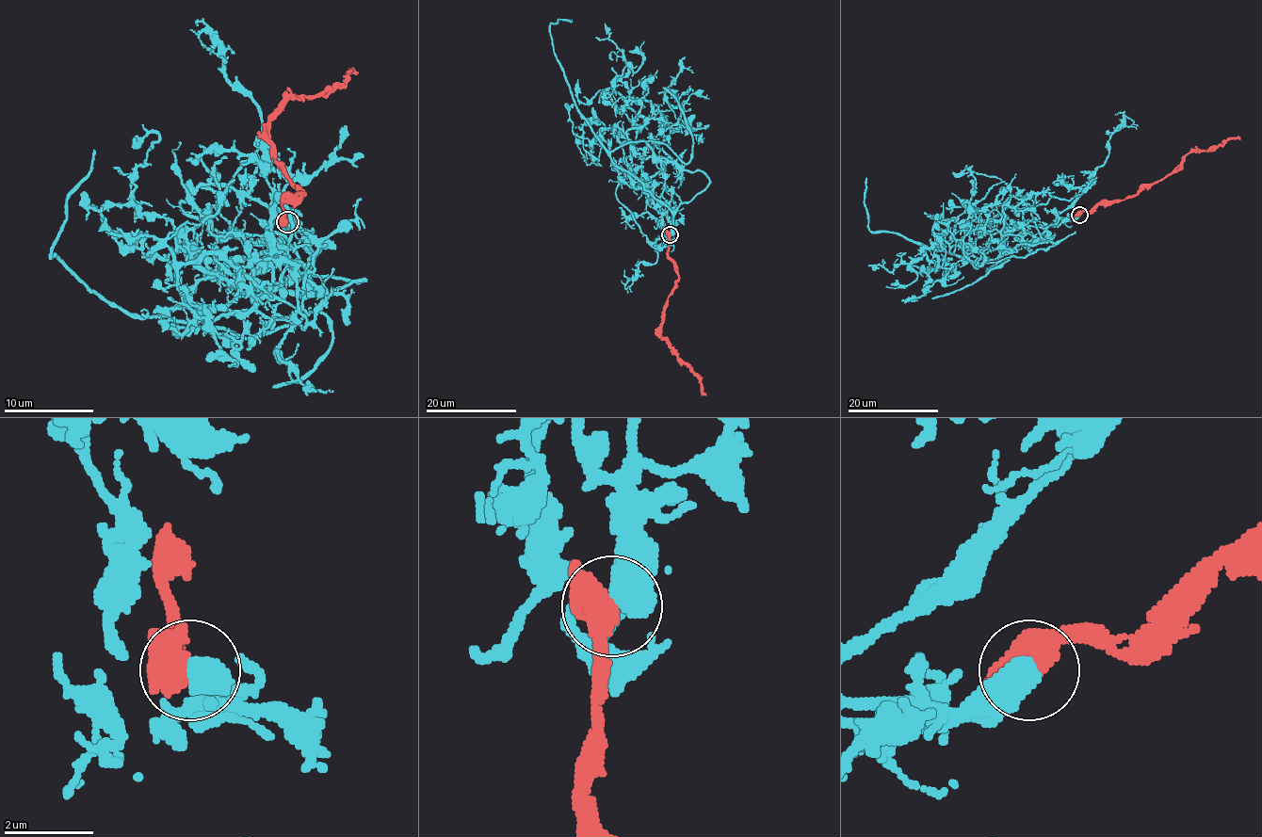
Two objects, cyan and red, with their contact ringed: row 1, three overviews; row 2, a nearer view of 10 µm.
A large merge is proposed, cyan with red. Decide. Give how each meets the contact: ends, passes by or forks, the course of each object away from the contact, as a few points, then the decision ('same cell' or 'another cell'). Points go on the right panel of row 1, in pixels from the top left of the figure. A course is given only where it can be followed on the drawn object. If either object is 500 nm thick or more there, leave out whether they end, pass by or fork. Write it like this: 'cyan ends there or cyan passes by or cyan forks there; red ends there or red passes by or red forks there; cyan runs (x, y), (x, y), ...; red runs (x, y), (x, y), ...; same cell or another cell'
cyan runs (1078, 214), (1030, 246), (1056, 245), (975, 265), (933, 233), (953, 219), (966, 246), (959, 227); red runs (1078, 214), (1092, 212), (1109, 201), (1125, 200), (1163, 180), (1191, 152), (1208, 152), (1240, 137); another cell

